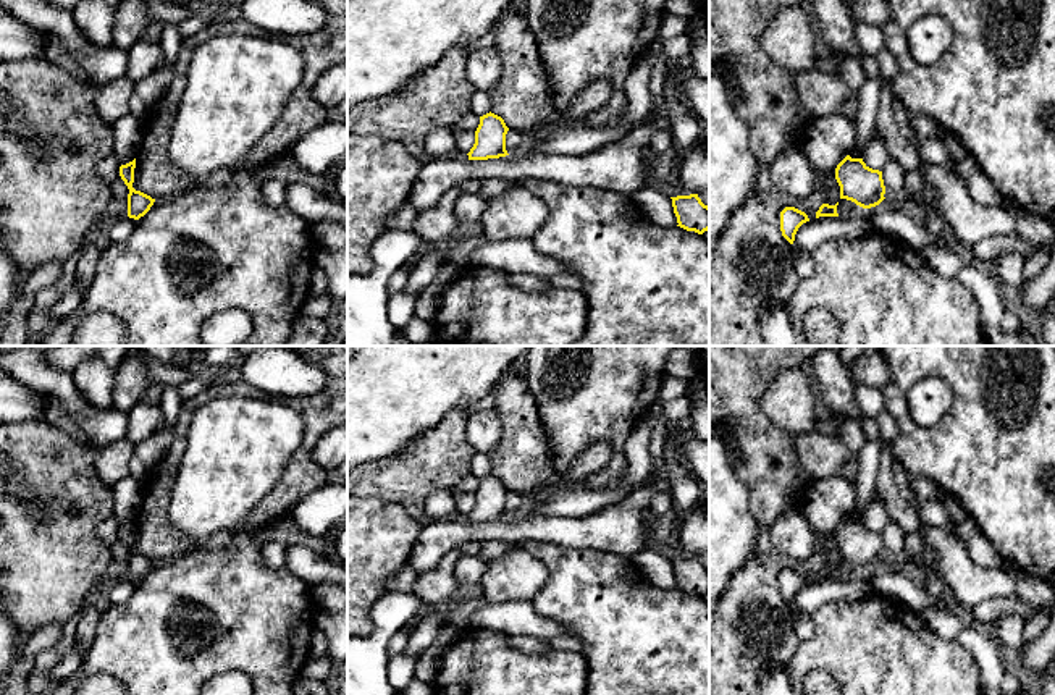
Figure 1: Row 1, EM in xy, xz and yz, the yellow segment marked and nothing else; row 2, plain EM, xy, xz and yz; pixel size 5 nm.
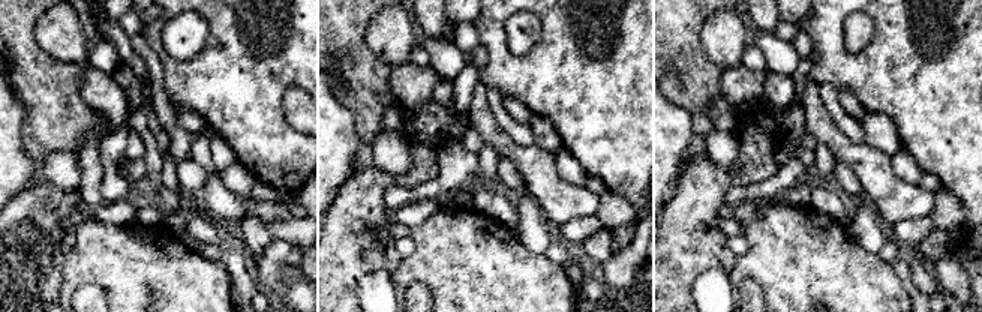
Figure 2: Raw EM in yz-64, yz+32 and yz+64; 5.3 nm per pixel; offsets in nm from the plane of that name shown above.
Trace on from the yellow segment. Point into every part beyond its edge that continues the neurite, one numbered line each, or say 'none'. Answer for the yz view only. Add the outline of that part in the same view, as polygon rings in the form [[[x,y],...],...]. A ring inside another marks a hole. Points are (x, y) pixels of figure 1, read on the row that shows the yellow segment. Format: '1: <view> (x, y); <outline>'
none

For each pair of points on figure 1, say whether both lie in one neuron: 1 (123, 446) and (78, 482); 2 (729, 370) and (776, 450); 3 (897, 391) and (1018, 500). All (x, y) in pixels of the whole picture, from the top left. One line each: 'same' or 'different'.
1: different
2: same
3: same

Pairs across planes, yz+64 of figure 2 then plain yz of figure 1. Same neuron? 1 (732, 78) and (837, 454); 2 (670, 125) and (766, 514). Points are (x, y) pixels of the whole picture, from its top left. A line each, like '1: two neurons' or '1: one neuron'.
1: one neuron
2: two neurons

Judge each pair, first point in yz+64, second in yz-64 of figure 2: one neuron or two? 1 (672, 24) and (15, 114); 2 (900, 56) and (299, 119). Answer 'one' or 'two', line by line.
1: two
2: two

